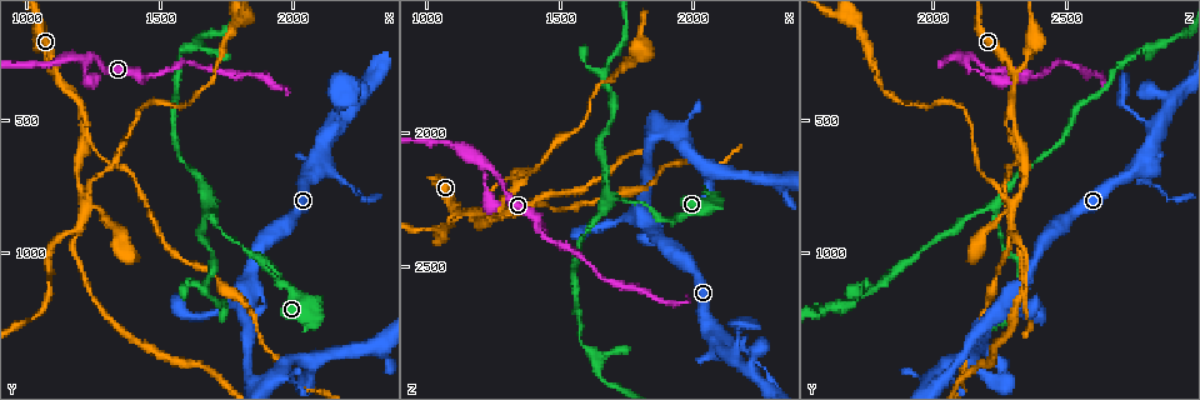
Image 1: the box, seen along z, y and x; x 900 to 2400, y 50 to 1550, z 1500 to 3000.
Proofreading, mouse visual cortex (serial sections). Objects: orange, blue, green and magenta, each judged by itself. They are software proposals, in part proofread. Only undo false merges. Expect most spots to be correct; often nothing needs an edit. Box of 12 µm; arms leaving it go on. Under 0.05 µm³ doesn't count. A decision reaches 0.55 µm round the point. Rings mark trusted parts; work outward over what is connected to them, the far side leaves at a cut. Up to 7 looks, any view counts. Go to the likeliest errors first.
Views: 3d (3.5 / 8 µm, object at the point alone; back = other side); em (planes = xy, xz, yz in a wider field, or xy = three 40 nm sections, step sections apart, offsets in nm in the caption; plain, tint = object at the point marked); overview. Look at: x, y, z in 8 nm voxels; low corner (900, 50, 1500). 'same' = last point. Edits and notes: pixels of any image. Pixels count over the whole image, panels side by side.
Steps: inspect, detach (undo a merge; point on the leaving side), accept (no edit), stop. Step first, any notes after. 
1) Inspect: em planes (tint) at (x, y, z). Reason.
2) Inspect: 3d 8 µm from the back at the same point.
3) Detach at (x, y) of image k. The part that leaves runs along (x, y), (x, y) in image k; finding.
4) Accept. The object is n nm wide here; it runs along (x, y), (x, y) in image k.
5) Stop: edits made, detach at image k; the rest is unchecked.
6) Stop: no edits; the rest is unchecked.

Inspect: 3d 3.5 µm at (1100, 310, 2280). Sharp bend.

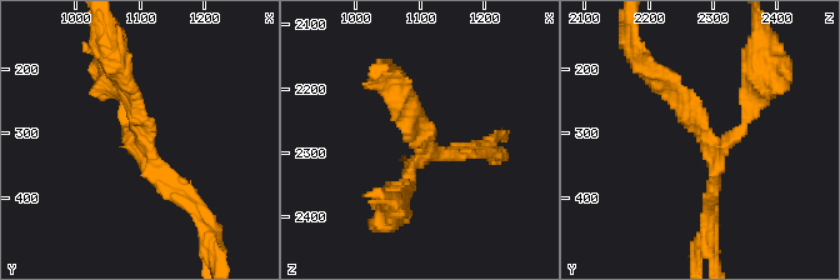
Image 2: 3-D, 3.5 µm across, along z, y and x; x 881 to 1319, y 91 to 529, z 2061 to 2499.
Inspect: em xy step 1 (tint) at (1105, 305, 2295). 3 arms meet here; the arms are 150, 200, 200 nm wide.

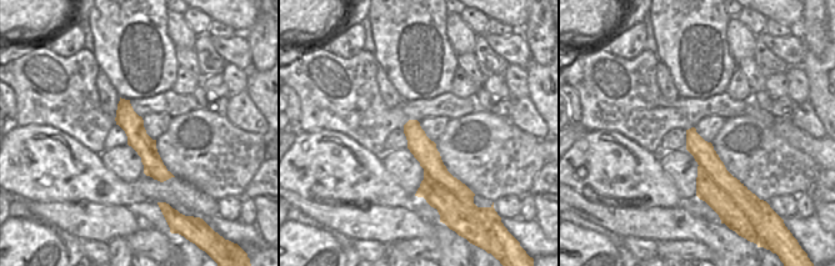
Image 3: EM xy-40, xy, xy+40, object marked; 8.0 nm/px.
Detach at (750, 114) of image 2. A border runs along (699, 165), (735, 201) in image 3; two cells meet here.

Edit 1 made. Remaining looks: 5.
Inspect: overview.

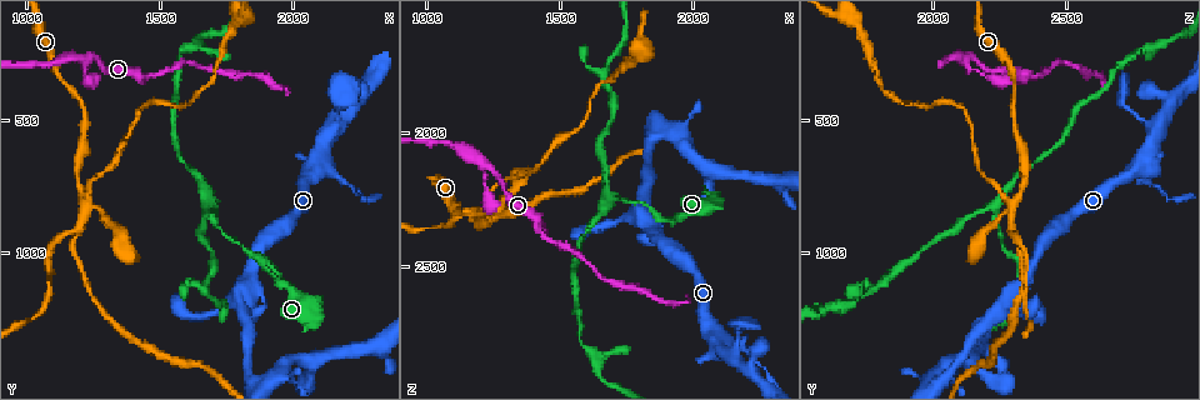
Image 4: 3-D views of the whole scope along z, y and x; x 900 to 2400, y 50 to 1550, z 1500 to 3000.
Inspect: 3d 8 µm at (1220, 580, 2320). Calibre changes.

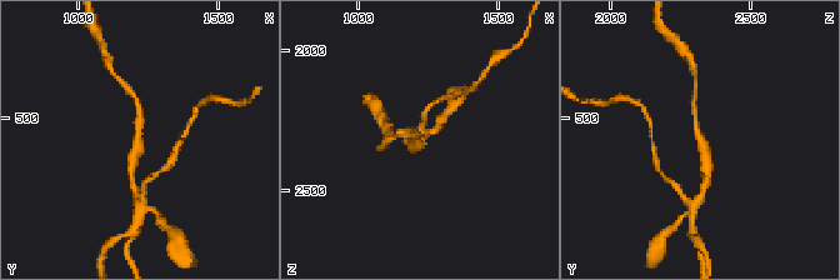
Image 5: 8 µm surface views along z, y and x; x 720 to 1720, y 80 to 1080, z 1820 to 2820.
Inspect: 3d 3.5 µm at (1220, 570, 2330).

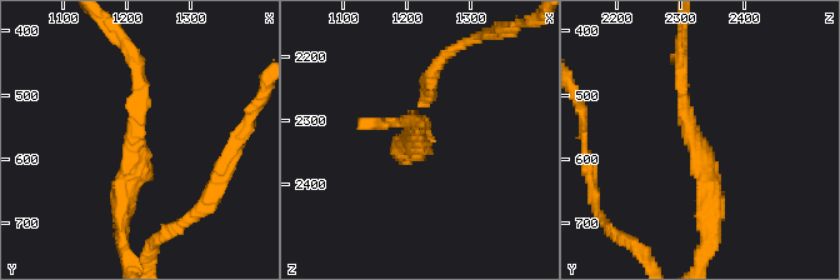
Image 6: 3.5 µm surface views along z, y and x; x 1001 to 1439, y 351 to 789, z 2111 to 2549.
Inspect: em xy step 1 (tint) at (1220, 570, 2325). The arms are 150, 300 nm wide; need the tissue.

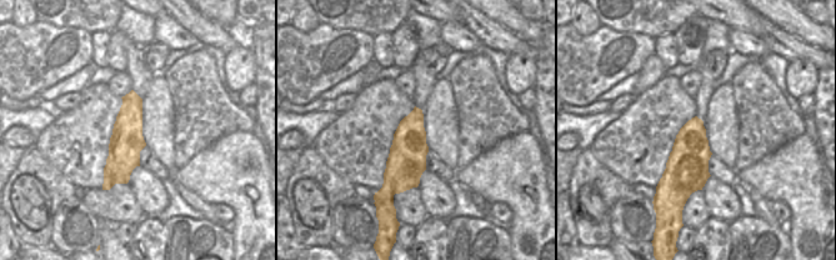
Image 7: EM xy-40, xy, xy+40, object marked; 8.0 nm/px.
Accept. It runs along (681, 54), (710, 215) in image 6; one cell here.

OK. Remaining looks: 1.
Stop: edits made, detach at image 2; the rest is unchecked.

